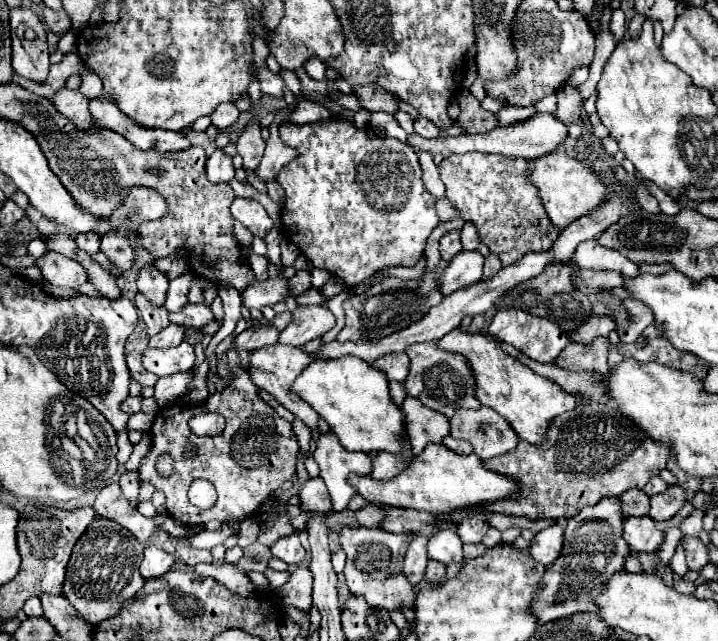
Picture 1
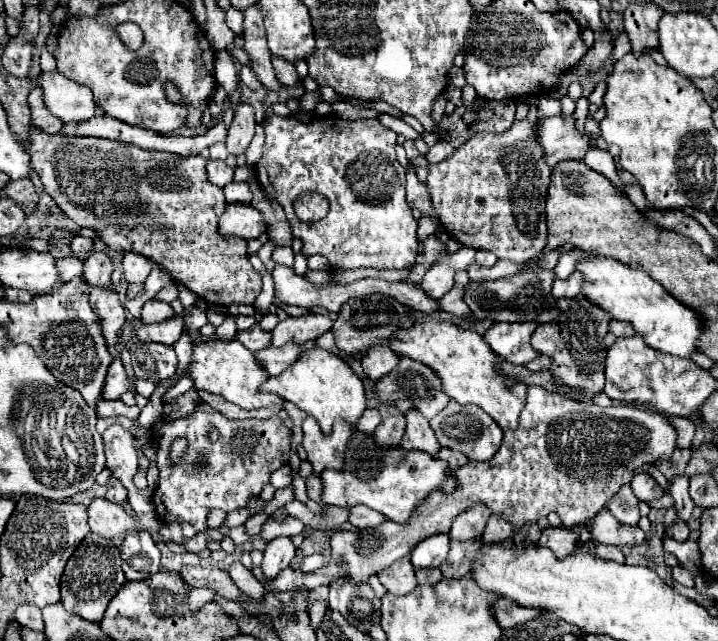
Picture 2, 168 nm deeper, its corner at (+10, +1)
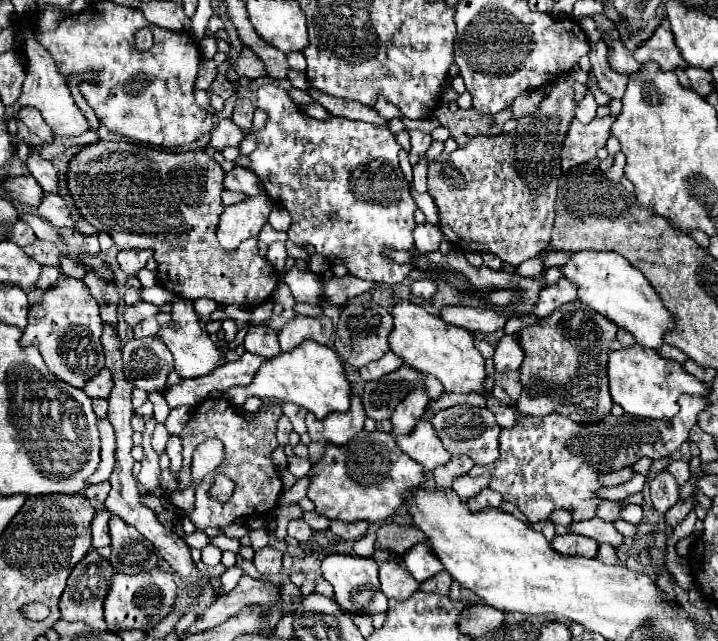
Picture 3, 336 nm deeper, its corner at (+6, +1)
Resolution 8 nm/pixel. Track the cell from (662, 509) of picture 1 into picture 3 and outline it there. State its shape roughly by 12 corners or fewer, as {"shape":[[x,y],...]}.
{"shape":[[630,504],[623,508],[620,518],[638,525],[642,506]]}

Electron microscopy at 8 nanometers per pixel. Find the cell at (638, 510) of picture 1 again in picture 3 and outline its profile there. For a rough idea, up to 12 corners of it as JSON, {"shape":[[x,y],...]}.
{"shape":[[602,500],[598,518],[616,522],[620,518],[620,502]]}

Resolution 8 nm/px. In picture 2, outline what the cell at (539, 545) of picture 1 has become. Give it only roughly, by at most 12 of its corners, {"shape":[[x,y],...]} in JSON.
{"shape":[[558,526],[542,530],[536,546],[556,558],[574,552],[576,530]]}

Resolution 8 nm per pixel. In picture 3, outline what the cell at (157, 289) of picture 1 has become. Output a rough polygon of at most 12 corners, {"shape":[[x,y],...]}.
{"shape":[[120,250],[118,264],[136,274],[154,250]]}

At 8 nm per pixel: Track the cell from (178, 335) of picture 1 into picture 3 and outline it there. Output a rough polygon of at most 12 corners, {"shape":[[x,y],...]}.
{"shape":[[160,312],[132,328],[136,338],[156,336],[172,316]]}

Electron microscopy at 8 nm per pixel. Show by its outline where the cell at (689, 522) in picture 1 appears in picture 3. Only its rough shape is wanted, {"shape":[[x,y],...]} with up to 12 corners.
{"shape":[[672,460],[668,470],[678,484],[690,478],[690,460]]}

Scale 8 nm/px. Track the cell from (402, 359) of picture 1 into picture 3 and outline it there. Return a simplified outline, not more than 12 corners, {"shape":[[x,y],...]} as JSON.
{"shape":[[388,352],[384,358],[360,368],[364,382],[404,366],[402,358]]}

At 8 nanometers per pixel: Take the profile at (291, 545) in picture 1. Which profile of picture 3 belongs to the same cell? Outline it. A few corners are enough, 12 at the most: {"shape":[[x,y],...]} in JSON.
{"shape":[[264,546],[254,552],[252,564],[264,576],[282,570],[282,552]]}

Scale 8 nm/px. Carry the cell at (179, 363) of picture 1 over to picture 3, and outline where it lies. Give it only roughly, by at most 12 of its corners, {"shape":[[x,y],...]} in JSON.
{"shape":[[132,338],[122,348],[134,388],[162,392],[174,370],[166,344]]}

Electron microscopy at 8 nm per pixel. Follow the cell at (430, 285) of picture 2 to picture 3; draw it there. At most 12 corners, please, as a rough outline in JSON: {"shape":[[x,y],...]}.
{"shape":[[416,280],[410,294],[420,300],[430,300],[436,292],[432,280]]}

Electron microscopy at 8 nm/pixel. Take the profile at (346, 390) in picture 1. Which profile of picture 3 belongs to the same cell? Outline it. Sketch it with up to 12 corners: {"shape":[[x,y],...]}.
{"shape":[[308,340],[224,398],[292,402],[322,420],[350,408],[338,354]]}

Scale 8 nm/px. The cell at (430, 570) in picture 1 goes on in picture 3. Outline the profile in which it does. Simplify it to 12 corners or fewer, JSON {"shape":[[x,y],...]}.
{"shape":[[440,572],[422,582],[422,592],[448,594],[450,574]]}

